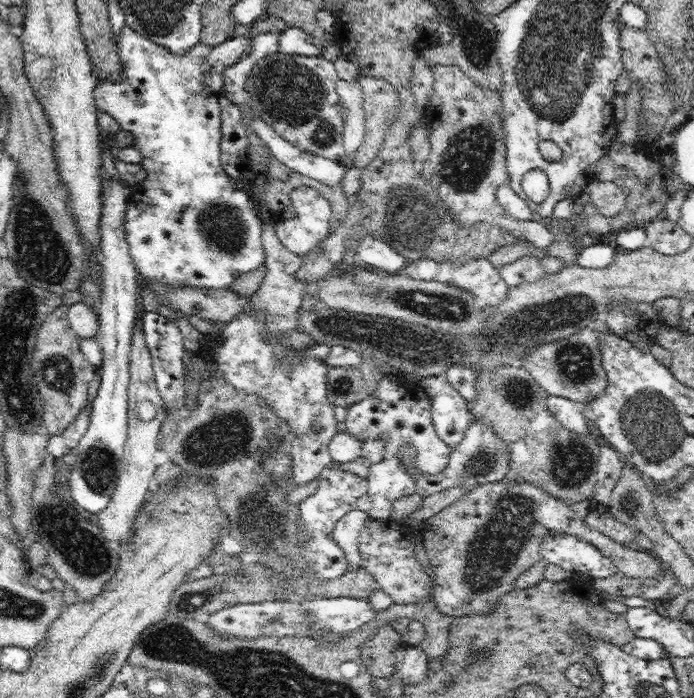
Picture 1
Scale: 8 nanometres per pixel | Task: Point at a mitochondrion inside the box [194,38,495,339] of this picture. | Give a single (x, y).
(410, 216)

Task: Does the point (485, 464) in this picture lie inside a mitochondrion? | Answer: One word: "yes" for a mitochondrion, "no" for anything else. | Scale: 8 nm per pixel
yes

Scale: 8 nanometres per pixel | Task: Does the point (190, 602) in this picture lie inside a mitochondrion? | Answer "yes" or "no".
yes

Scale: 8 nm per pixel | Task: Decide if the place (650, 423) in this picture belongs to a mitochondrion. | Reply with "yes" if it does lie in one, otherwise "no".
yes

